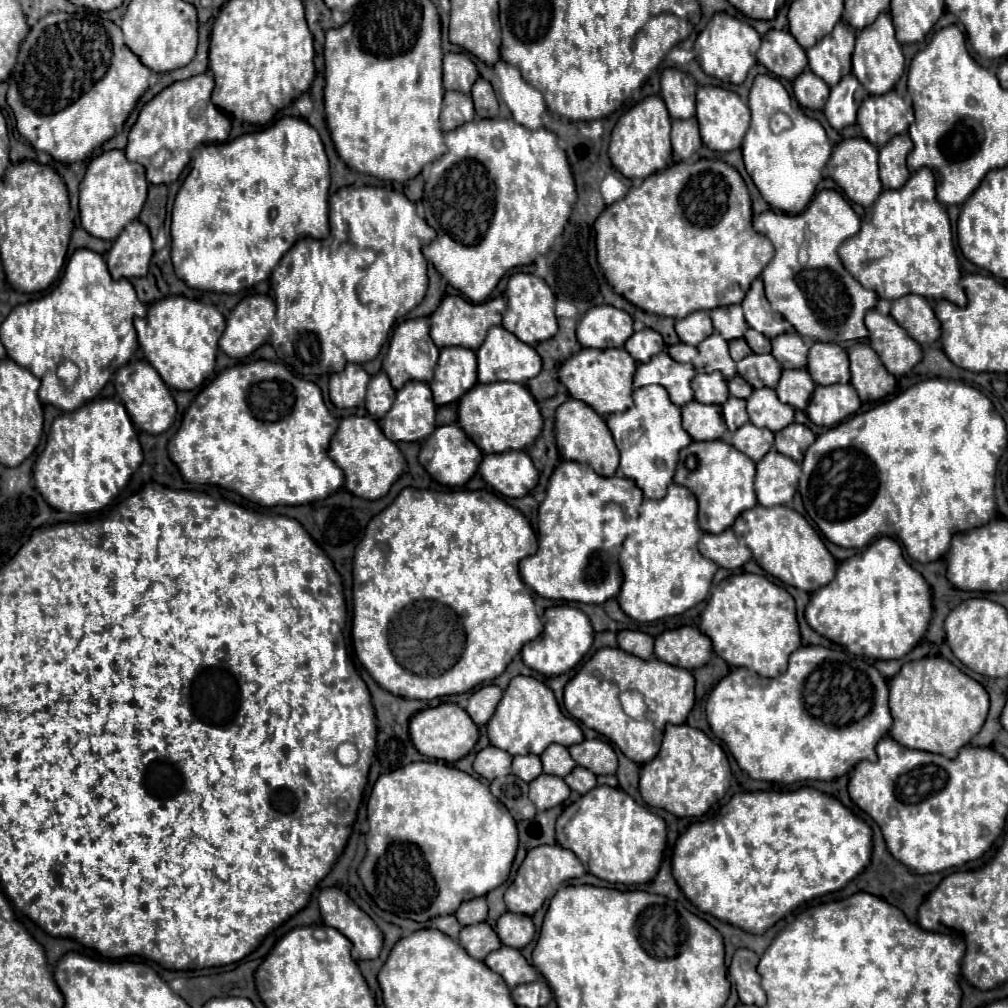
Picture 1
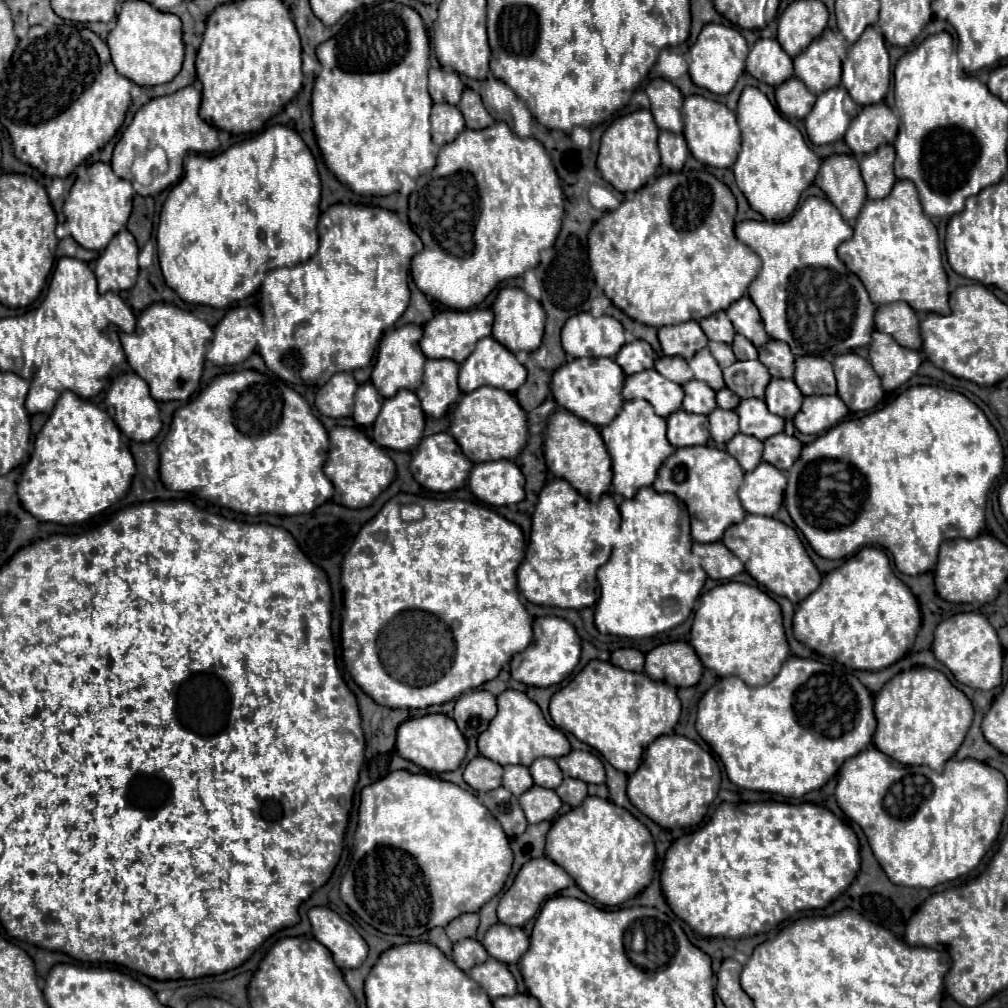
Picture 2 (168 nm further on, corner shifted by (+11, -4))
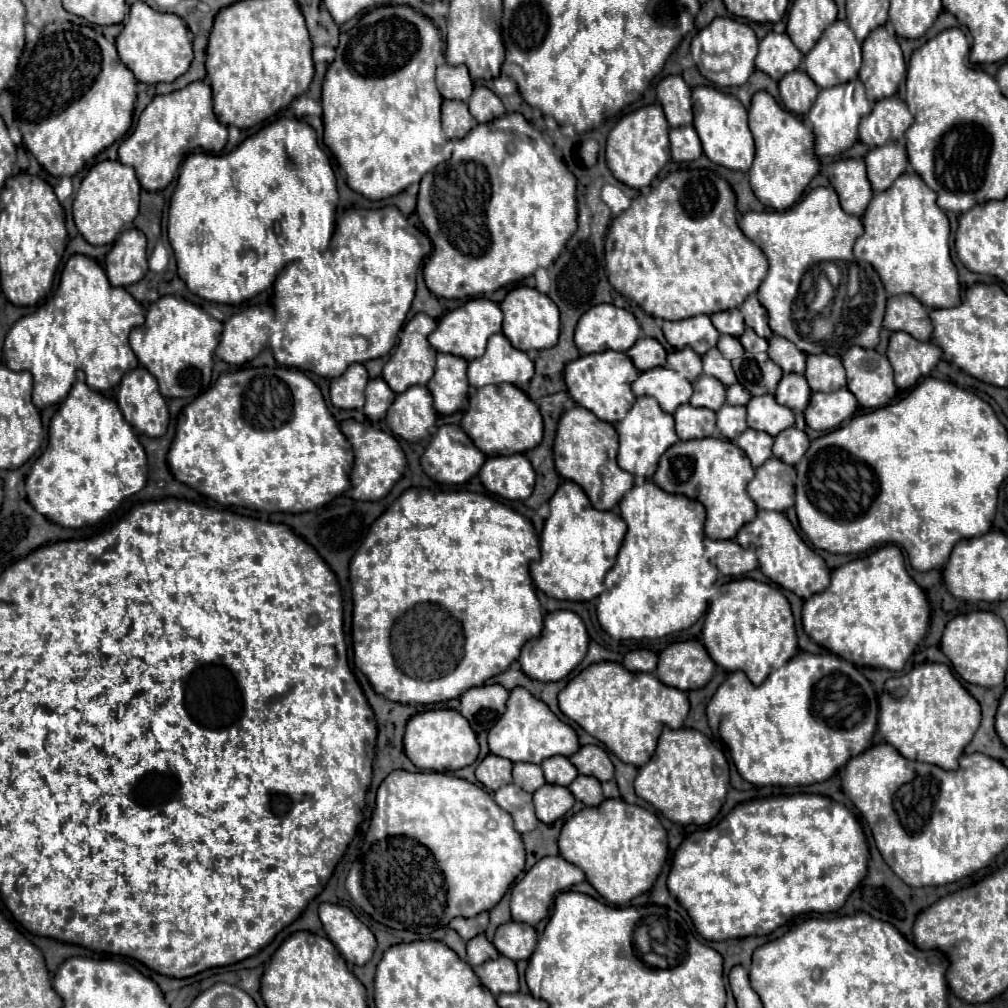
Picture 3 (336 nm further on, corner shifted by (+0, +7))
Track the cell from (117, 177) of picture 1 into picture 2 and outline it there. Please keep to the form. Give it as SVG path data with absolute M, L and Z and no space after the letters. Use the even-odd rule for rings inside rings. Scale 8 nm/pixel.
M96 162L88 168L88 178L90 182L82 182L76 180L66 204L64 204L64 216L66 222L70 226L72 238L86 250L104 250L108 246L108 242L112 240L112 236L116 232L120 232L126 222L128 216L132 212L132 196L134 196L134 188L128 180L120 180L110 164L104 162Z

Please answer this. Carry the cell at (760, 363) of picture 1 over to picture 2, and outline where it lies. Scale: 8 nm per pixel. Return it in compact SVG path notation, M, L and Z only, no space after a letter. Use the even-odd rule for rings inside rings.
M760 360L734 362L724 368L724 382L740 398L764 398L764 390L770 384L770 372Z

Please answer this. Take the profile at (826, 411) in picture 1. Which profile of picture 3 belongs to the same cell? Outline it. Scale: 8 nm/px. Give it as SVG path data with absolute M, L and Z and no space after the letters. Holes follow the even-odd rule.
M847 387L831 393L813 393L805 409L805 421L811 429L831 431L843 421L851 419L857 407L859 405L855 397L851 397L851 391Z

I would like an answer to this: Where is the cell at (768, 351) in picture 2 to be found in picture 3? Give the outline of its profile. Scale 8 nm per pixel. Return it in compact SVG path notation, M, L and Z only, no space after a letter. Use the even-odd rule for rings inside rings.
M773 335L769 339L769 357L783 369L783 373L803 373L805 371L805 353L795 347L795 343L785 337Z

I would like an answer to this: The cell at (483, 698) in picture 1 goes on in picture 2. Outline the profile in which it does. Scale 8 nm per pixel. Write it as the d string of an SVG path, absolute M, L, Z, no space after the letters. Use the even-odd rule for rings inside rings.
M472 690L456 700L452 718L466 738L482 734L496 716L496 696L486 690Z

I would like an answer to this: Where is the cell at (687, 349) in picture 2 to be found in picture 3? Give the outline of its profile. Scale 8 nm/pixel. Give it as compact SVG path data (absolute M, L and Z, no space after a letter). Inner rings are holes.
M695 315L681 321L665 321L663 333L669 345L673 345L675 349L691 347L699 355L715 347L719 339L719 331L713 327L709 315Z

